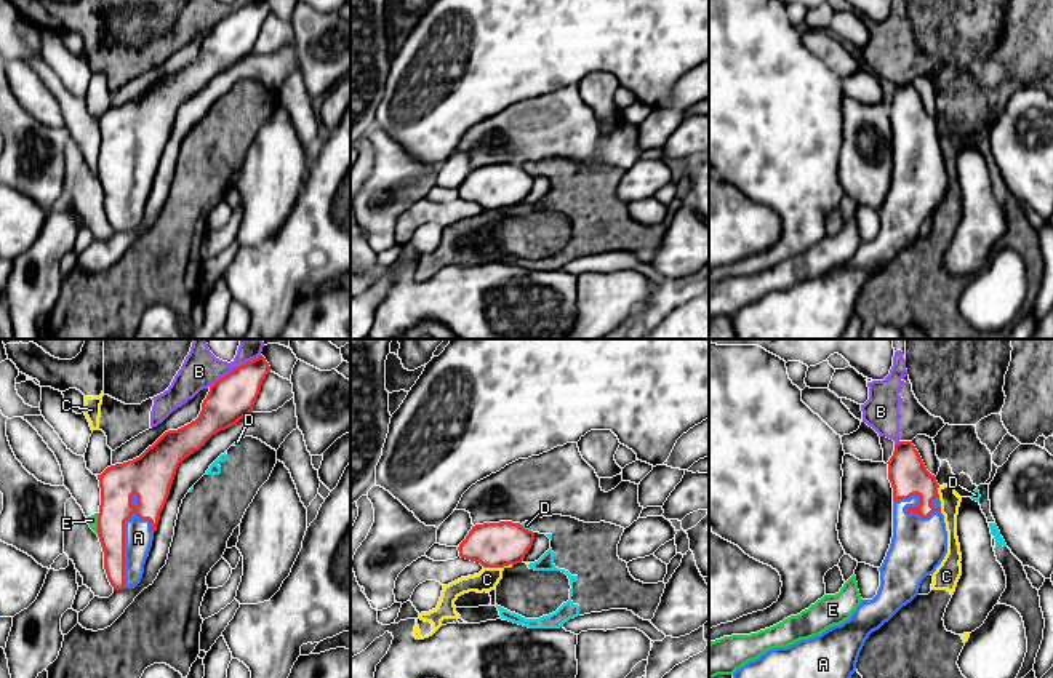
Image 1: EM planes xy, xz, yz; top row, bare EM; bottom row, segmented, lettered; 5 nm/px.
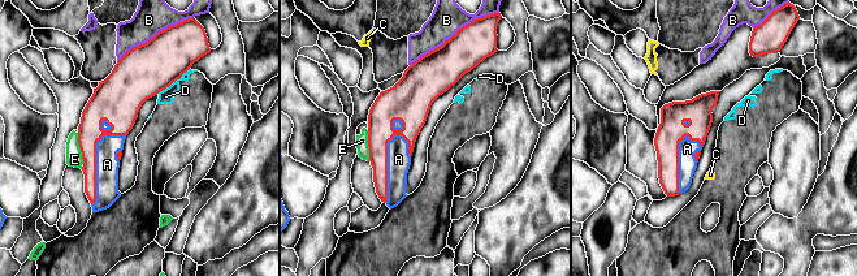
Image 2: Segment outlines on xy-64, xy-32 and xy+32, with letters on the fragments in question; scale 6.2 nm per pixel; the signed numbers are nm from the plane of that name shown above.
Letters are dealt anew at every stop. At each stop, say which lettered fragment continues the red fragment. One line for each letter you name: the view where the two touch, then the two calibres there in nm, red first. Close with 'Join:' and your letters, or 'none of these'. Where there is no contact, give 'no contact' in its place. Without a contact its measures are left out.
A: contact in yz; calibres 190 and 280 nm
Join: A

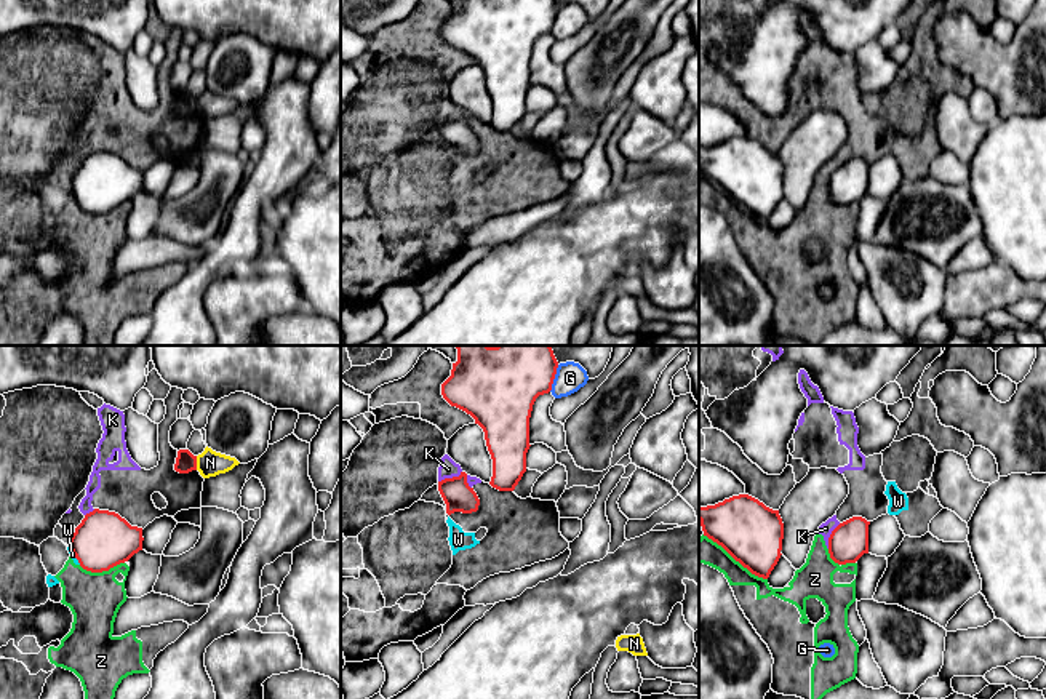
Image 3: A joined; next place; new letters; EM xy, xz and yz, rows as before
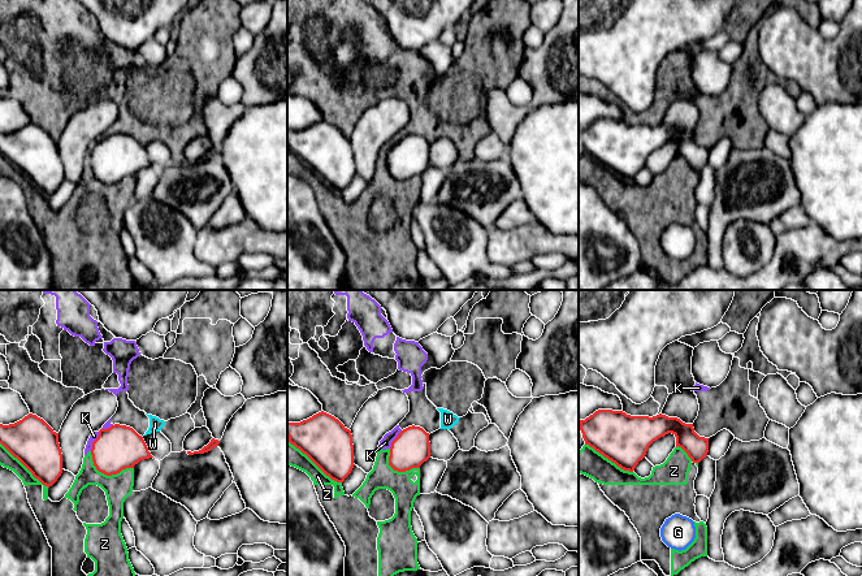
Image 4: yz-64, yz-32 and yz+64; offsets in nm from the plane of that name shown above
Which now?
Join: none of these

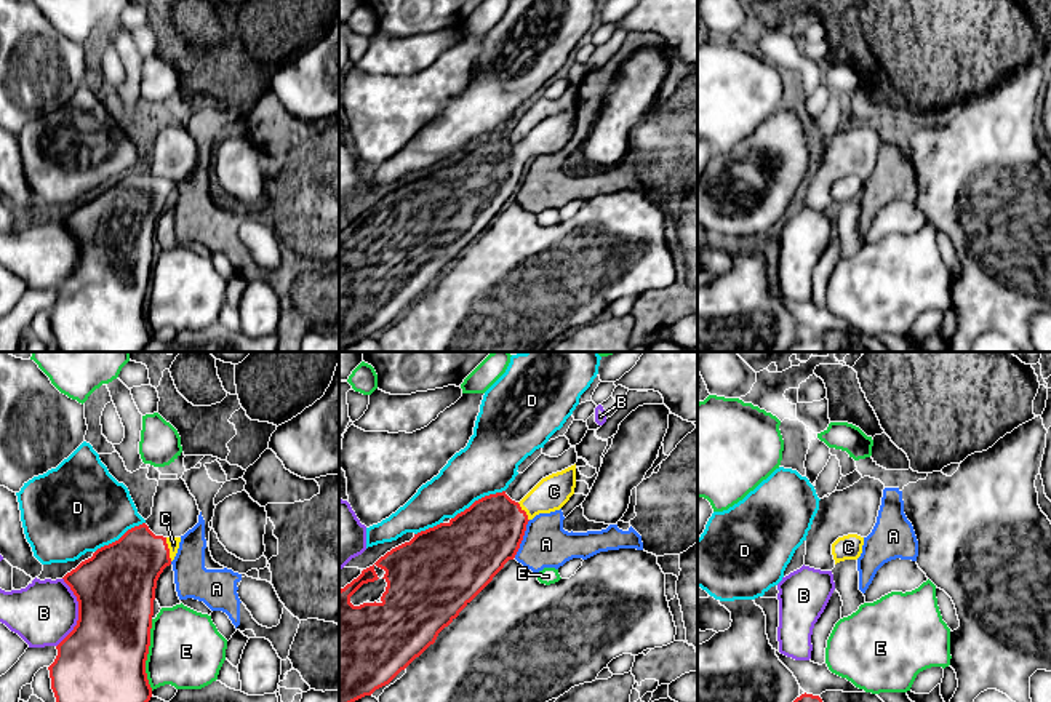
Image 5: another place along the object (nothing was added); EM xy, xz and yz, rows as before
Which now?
C: contact in xy; calibres 320 and 60 nm
Join: C

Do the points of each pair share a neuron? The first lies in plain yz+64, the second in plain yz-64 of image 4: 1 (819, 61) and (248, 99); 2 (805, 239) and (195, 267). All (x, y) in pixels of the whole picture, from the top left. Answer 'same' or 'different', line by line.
1: same
2: different

